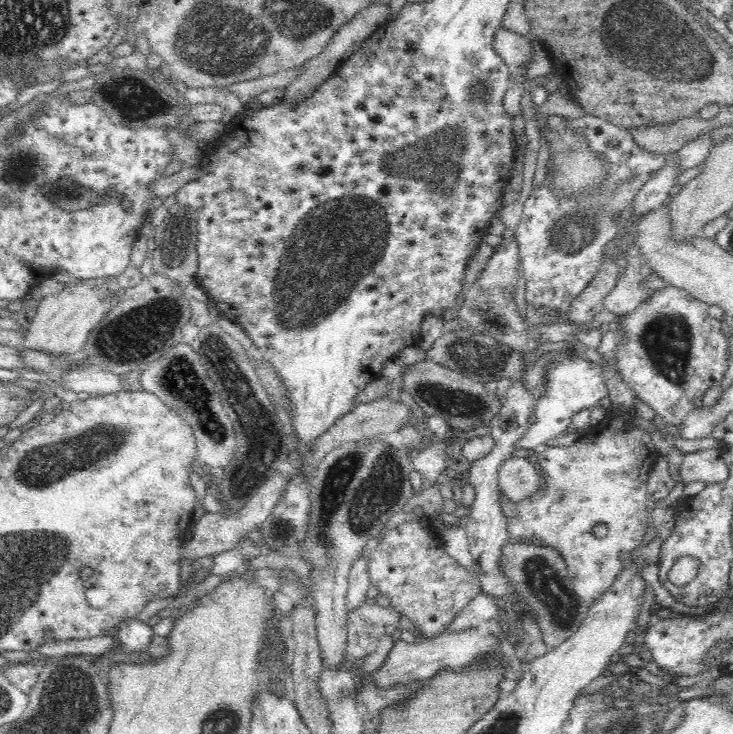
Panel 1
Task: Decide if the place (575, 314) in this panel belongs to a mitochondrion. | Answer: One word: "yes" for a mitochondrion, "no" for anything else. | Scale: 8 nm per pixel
no

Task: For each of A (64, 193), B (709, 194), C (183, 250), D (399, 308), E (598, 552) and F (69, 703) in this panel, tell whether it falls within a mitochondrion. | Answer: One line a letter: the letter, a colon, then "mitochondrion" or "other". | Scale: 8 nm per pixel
A: mitochondrion
B: other
C: mitochondrion
D: other
E: other
F: mitochondrion

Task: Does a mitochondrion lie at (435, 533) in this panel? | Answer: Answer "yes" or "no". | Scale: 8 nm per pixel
no

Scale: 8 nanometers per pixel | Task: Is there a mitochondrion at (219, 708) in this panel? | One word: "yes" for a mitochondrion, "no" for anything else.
yes

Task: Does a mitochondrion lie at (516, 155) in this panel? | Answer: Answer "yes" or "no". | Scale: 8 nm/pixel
no

